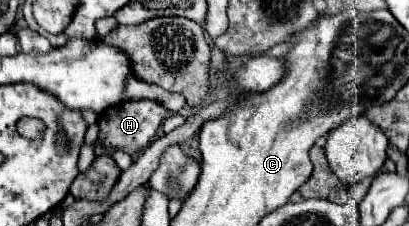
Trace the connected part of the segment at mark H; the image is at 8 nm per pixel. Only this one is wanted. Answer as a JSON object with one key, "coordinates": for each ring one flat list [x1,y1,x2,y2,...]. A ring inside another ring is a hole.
{"coordinates":[[139,99,139,101,123,101,99,115,99,143,105,153,123,151,123,153,137,153,143,151,157,135,159,127,163,125,167,117,167,109,159,101,151,99]]}

